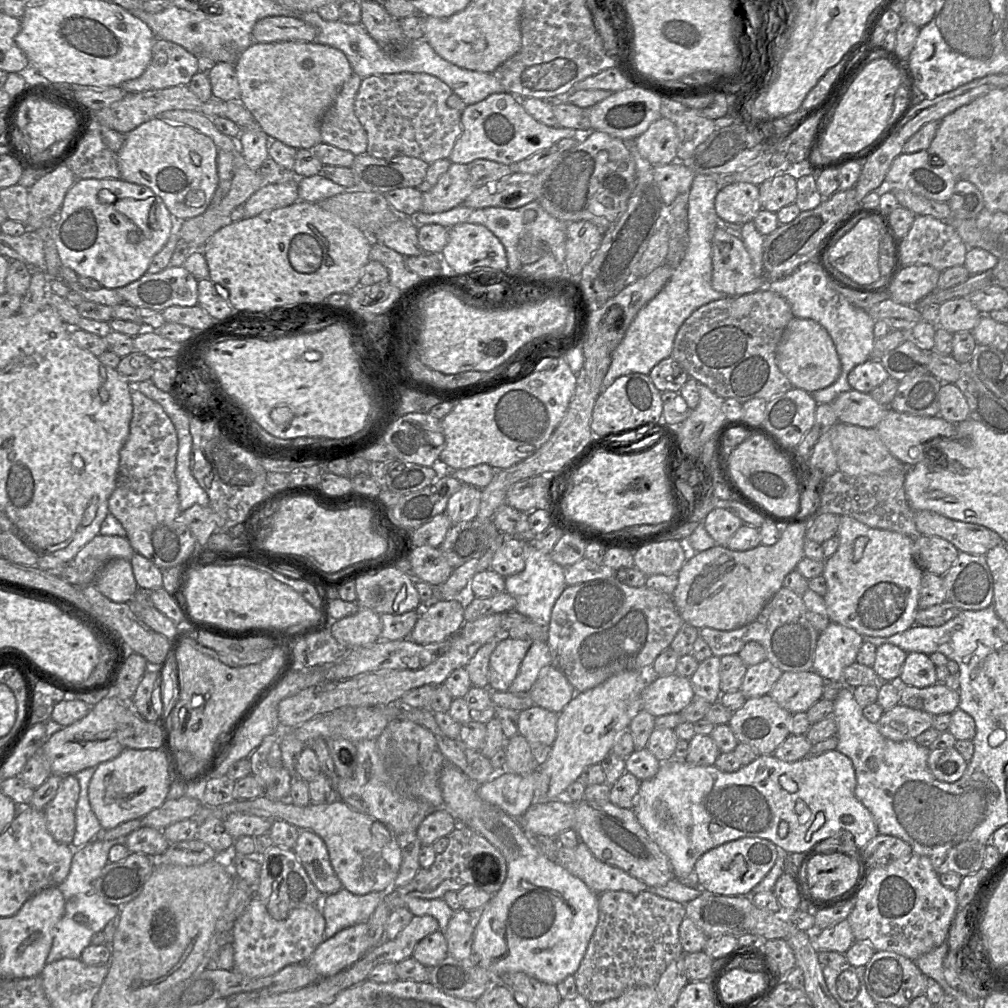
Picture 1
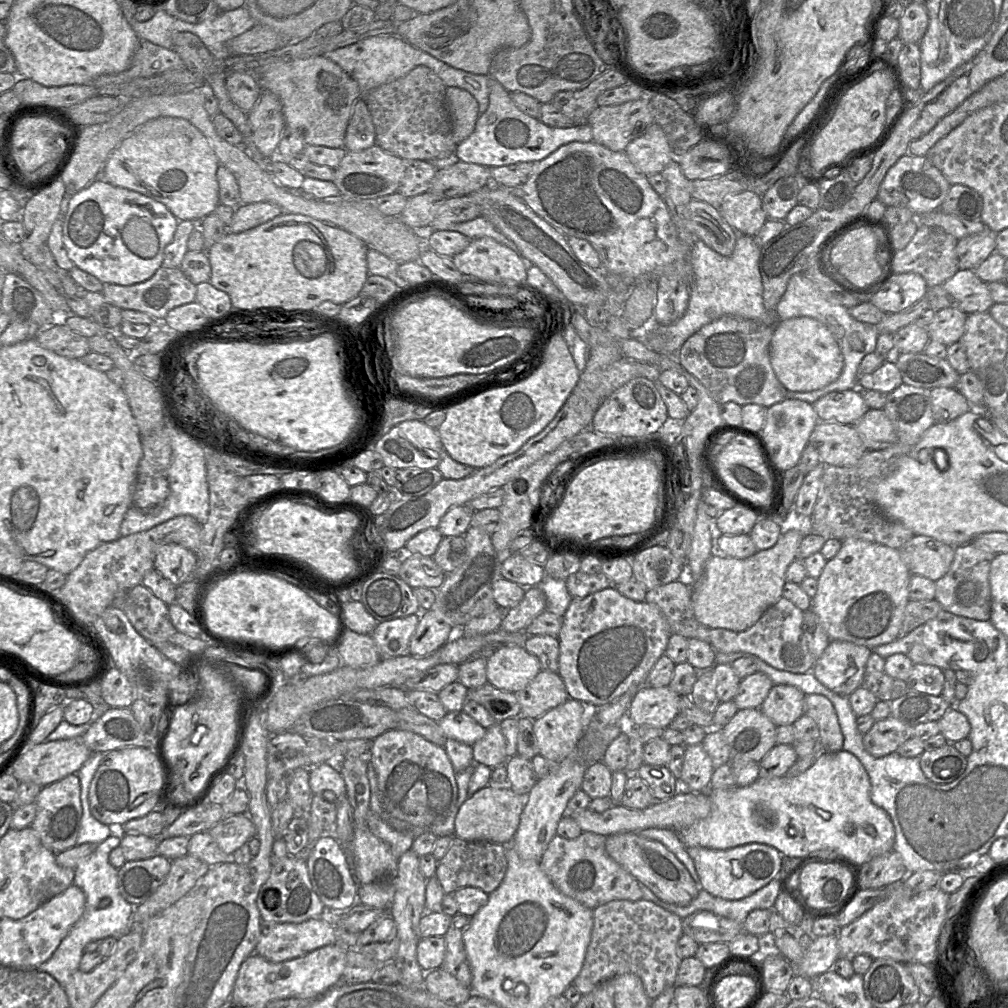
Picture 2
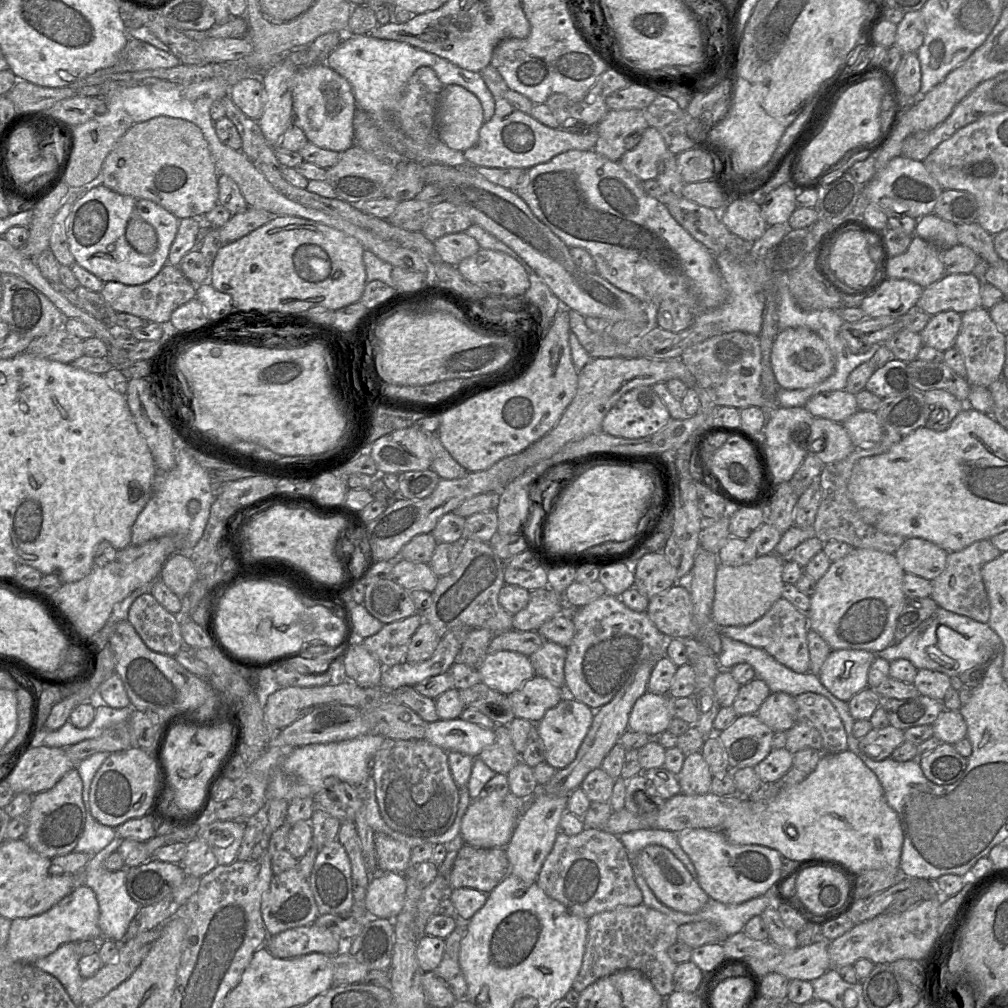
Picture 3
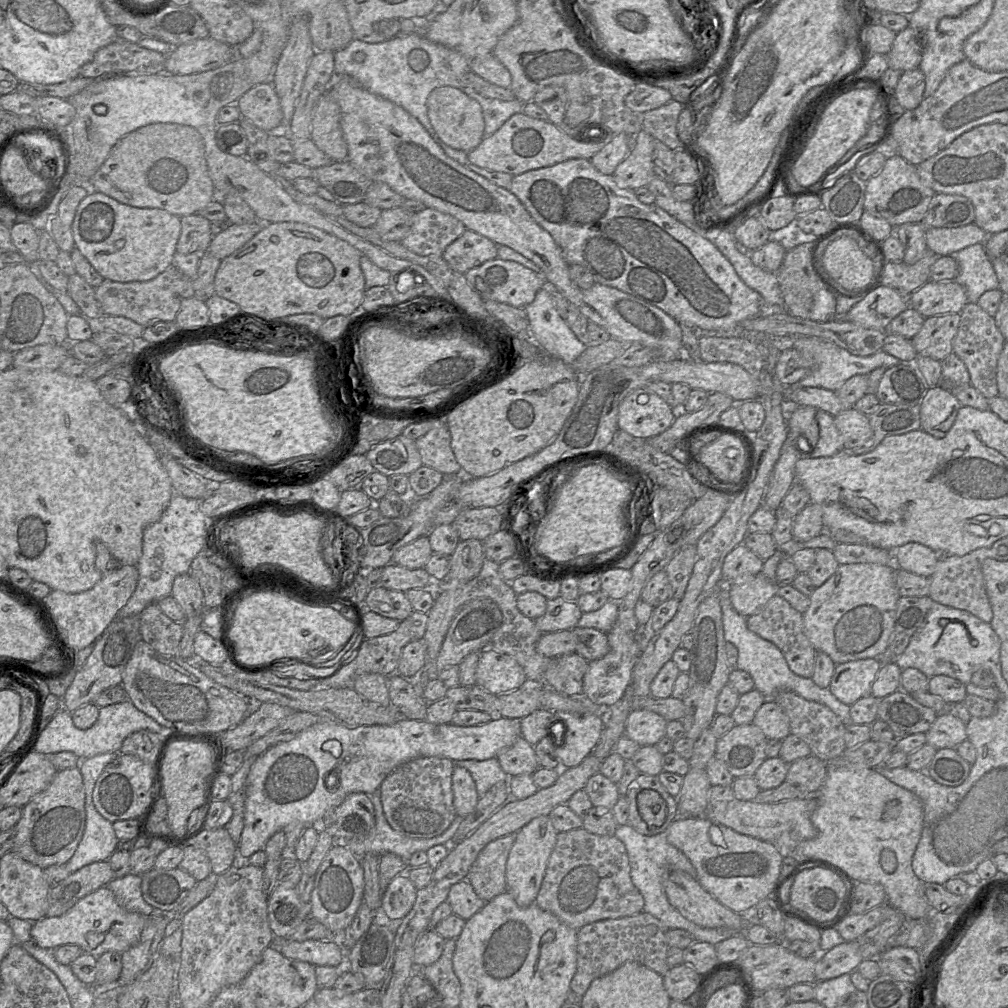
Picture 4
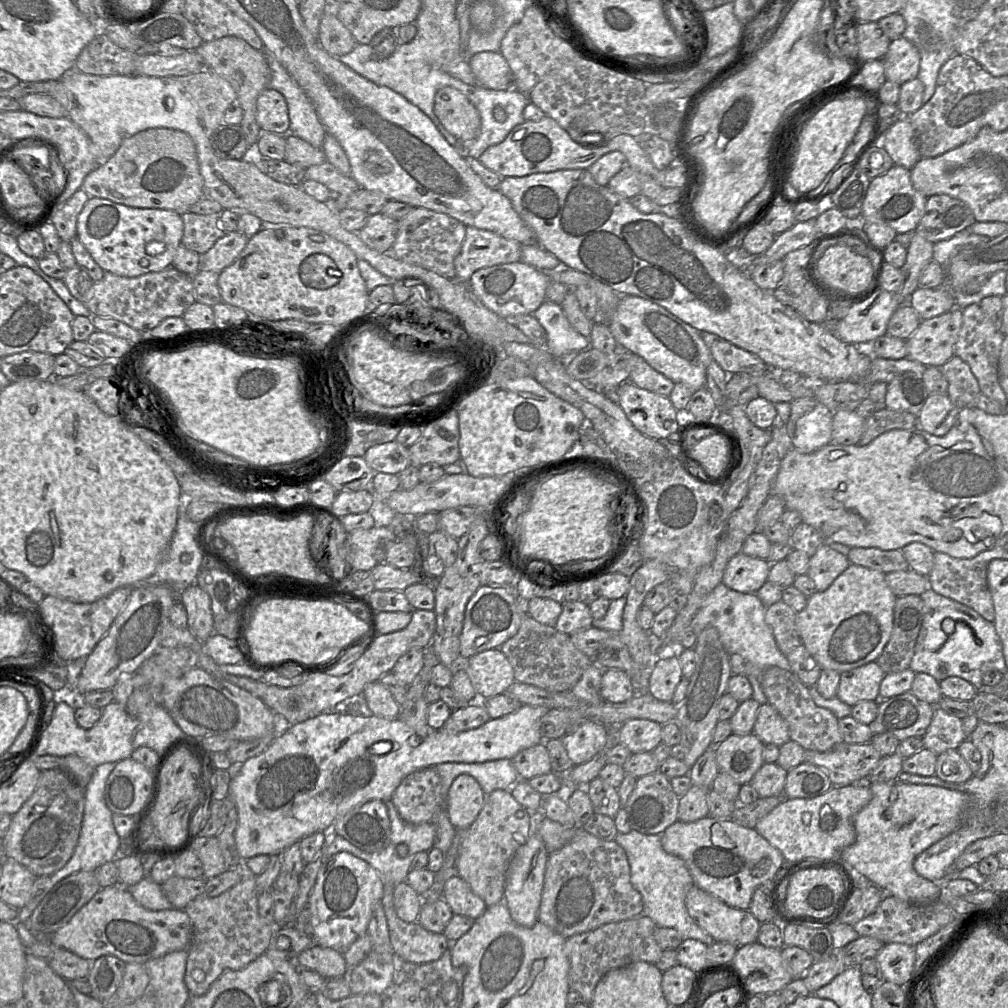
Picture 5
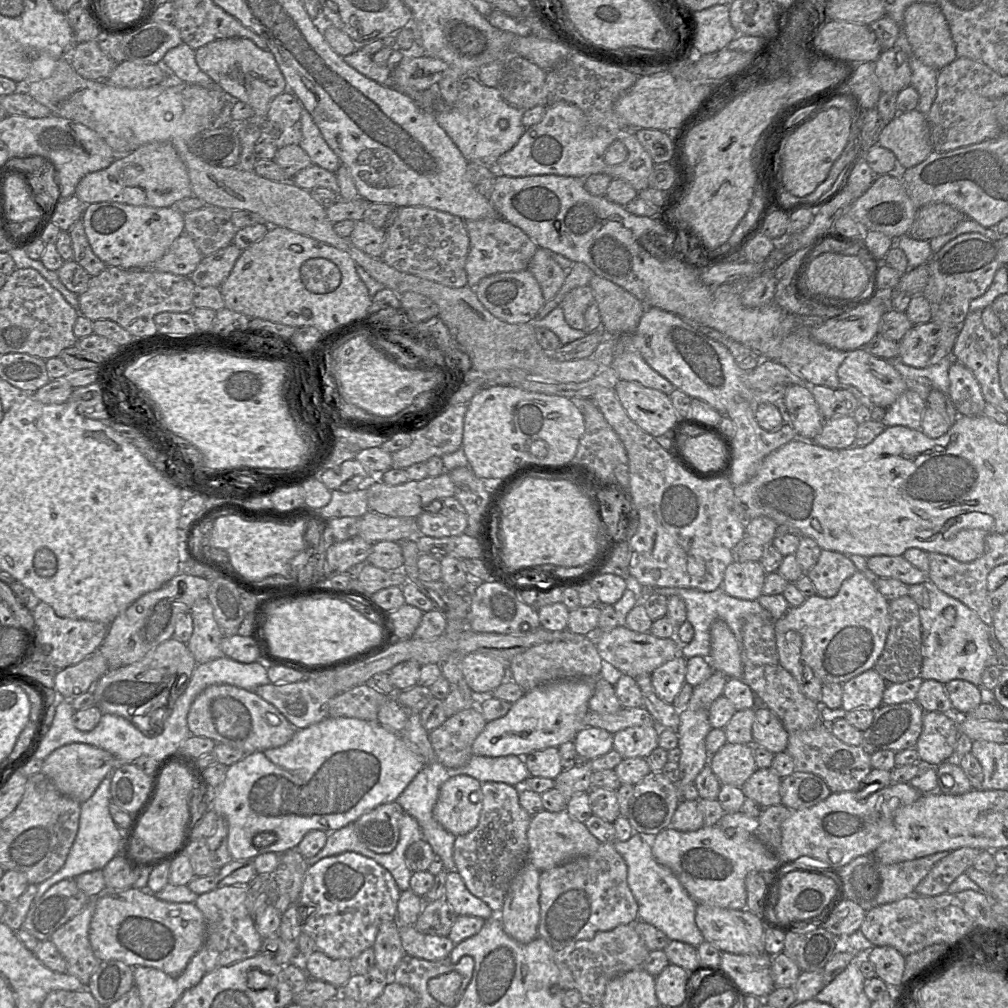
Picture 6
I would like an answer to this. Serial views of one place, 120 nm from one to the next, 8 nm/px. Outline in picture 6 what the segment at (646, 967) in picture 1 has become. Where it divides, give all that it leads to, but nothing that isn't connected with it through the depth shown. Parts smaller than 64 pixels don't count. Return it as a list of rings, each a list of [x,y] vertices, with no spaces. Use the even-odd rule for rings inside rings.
[[[626,924],[610,931],[598,932],[592,939],[579,940],[555,951],[554,961],[559,969],[560,985],[564,991],[578,990],[582,1002],[601,1005],[607,984],[623,973],[642,968],[649,952],[634,924]]]

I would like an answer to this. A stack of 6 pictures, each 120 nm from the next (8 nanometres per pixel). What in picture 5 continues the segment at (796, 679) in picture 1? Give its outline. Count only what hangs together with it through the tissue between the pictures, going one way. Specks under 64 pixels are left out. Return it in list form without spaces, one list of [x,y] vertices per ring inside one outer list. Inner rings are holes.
[[[768,702],[759,707],[753,733],[764,744],[775,744],[779,747],[790,740],[786,721]]]

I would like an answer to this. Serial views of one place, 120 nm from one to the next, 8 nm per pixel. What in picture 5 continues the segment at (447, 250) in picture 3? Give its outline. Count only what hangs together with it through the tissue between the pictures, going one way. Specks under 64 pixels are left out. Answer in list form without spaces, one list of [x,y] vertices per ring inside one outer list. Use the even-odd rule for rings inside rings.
[[[466,226],[465,239],[461,251],[454,260],[456,277],[459,281],[468,282],[472,274],[482,268],[520,261],[522,245],[516,241],[504,238],[494,232]]]

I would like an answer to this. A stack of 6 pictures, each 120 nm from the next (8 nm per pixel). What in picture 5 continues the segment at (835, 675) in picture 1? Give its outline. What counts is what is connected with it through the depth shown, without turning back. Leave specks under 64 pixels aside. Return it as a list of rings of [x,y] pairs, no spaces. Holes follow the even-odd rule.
[[[876,661],[842,672],[836,696],[850,706],[864,700],[879,703],[880,684],[885,675]]]

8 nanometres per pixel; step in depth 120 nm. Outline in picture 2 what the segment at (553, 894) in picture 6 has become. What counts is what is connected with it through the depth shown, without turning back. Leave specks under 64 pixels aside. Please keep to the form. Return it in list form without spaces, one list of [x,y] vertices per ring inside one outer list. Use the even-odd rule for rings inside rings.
[[[582,832],[575,839],[555,835],[539,862],[562,894],[593,910],[614,900],[638,901],[643,898],[639,882],[607,854],[606,837],[594,832]]]

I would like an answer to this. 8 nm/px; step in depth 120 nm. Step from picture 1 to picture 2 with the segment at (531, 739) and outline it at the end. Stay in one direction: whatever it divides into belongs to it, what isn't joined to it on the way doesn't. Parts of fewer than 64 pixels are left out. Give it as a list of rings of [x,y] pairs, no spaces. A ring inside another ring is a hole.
[[[568,699],[533,720],[538,752],[550,763],[559,763],[575,748],[597,707]]]

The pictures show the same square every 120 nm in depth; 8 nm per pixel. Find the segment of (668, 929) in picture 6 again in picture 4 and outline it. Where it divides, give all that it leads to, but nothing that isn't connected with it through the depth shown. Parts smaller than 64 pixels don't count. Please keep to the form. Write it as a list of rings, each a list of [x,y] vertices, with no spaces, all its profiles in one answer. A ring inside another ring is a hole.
[[[626,824],[617,827],[615,836],[626,847],[630,863],[631,880],[644,898],[643,911],[660,920],[668,929],[686,930],[693,935],[695,941],[707,942],[712,945],[742,932],[727,928],[706,928],[699,926],[682,916],[670,904],[663,886],[666,874],[672,870],[681,870],[688,873],[691,877],[697,878],[697,871],[690,860],[678,848],[668,842],[665,832],[654,836],[646,836],[638,833],[632,826]]]

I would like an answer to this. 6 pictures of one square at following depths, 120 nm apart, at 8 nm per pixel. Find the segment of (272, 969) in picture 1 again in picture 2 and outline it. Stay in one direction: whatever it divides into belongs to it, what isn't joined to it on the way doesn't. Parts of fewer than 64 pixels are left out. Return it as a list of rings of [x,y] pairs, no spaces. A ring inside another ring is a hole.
[[[320,917],[301,923],[261,922],[255,954],[280,963],[337,943],[336,928]]]

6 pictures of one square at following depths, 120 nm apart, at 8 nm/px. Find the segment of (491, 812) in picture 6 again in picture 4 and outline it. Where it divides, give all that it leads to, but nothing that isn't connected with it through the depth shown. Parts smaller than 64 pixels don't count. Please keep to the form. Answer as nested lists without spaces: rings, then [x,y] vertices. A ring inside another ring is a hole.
[[[517,833],[487,844],[470,868],[466,880],[486,903],[507,891],[506,863]]]

